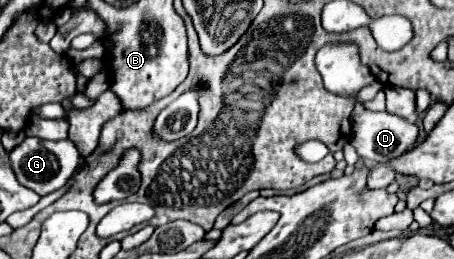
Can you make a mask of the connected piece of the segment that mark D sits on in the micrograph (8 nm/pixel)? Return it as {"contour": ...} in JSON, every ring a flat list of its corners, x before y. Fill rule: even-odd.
{"contour":[[356,103,354,111,352,111,350,143,362,159,368,159,368,161,374,161,374,163,388,163,388,161,404,155,416,143,416,139,418,139,418,127,414,123,400,119,400,117,386,113,386,111,382,111,382,113,368,111,366,107]]}

